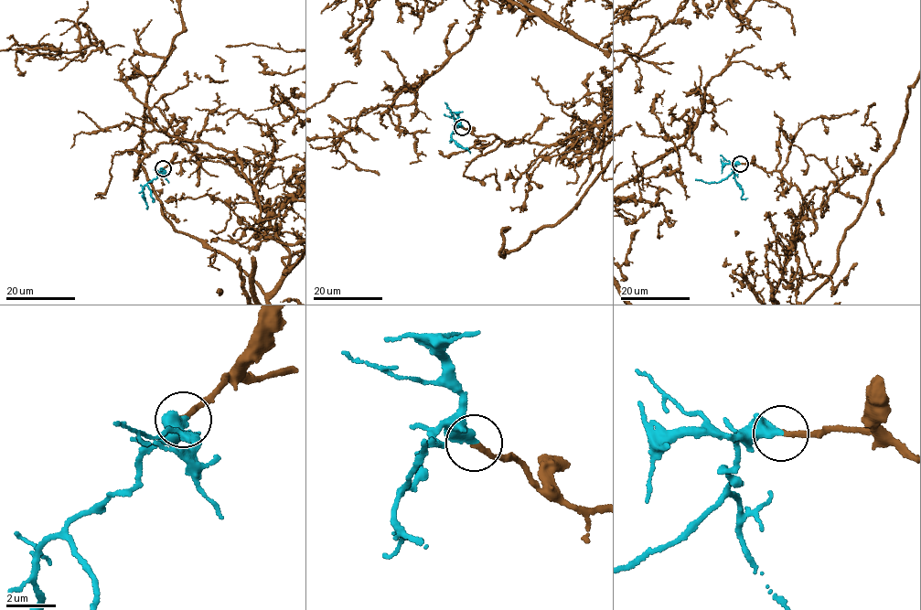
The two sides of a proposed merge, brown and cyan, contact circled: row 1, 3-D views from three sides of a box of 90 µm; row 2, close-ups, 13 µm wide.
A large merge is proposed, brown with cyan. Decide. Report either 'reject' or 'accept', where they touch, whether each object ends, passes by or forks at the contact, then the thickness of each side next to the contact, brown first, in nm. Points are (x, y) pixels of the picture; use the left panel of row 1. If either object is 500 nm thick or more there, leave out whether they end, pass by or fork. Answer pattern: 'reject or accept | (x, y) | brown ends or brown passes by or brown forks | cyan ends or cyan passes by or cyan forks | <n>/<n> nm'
accept | (163, 168) | brown ends | cyan ends | 220/400 nm

